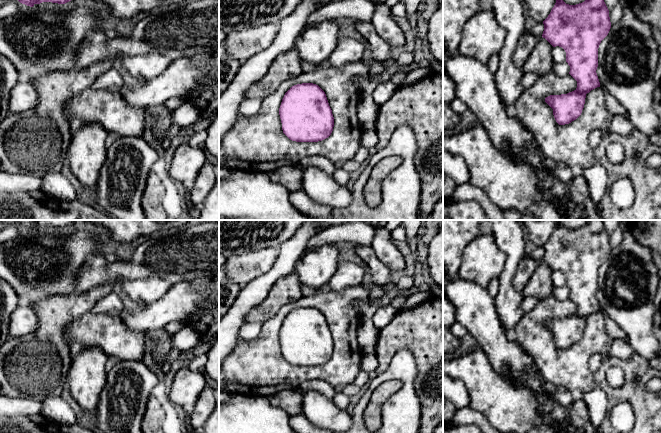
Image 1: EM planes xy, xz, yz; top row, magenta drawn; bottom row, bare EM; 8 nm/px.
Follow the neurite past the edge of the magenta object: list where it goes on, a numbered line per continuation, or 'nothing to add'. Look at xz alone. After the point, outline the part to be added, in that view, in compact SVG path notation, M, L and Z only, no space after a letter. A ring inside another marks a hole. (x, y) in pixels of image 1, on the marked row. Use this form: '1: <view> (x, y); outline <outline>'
nothing to add

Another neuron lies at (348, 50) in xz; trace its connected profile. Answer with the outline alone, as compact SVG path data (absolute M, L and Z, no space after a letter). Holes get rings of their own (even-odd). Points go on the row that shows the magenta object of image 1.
M341 36L326 65L339 68L364 59L365 53L366 47L363 43L353 38Z

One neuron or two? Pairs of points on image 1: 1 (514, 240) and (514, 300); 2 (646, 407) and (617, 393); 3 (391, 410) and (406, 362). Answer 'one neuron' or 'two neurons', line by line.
1: one neuron
2: one neuron
3: one neuron

